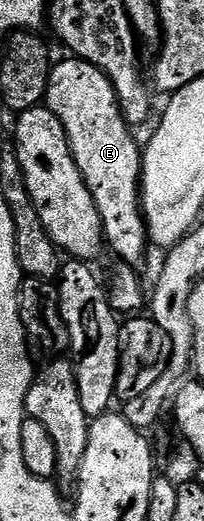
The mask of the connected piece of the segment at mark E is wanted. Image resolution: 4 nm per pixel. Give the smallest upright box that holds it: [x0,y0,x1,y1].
[45,58,152,270]

